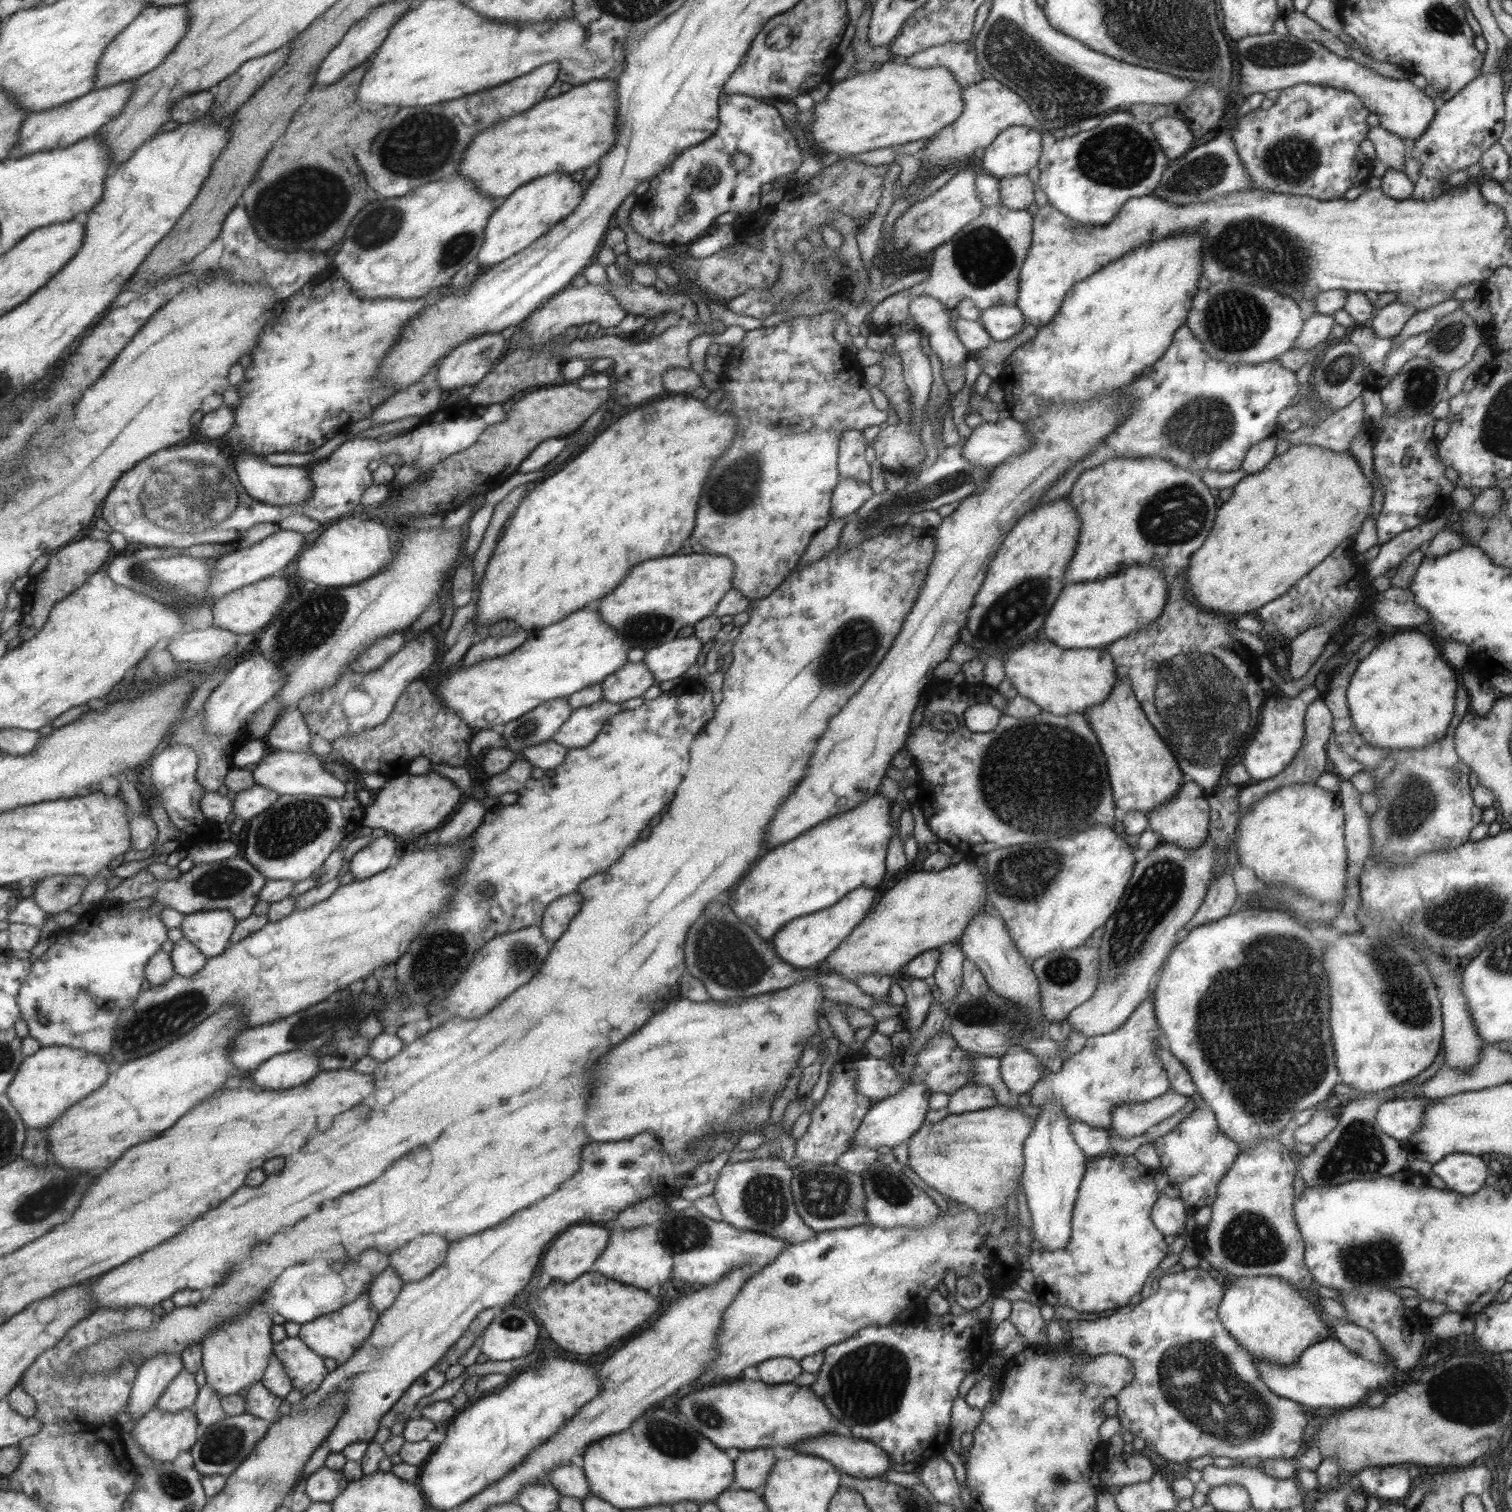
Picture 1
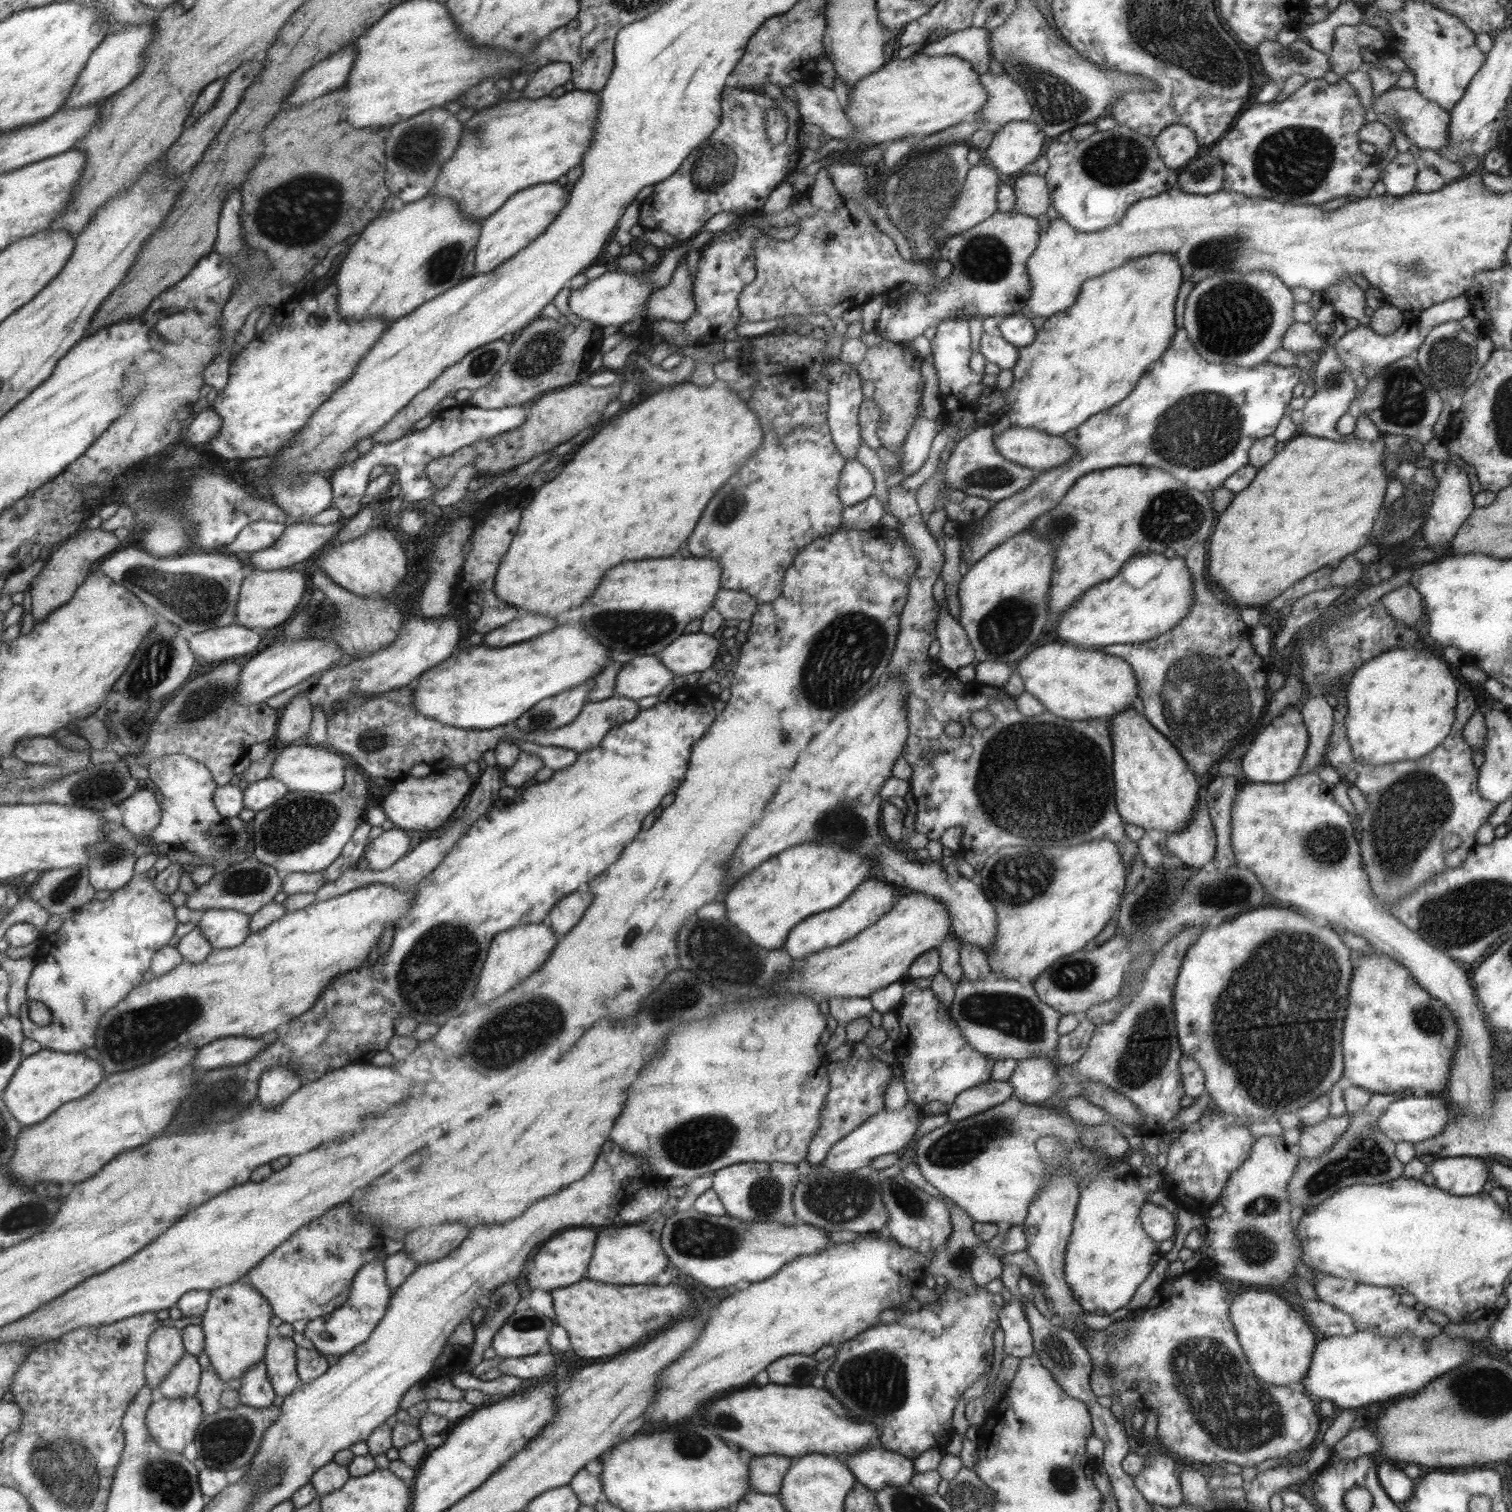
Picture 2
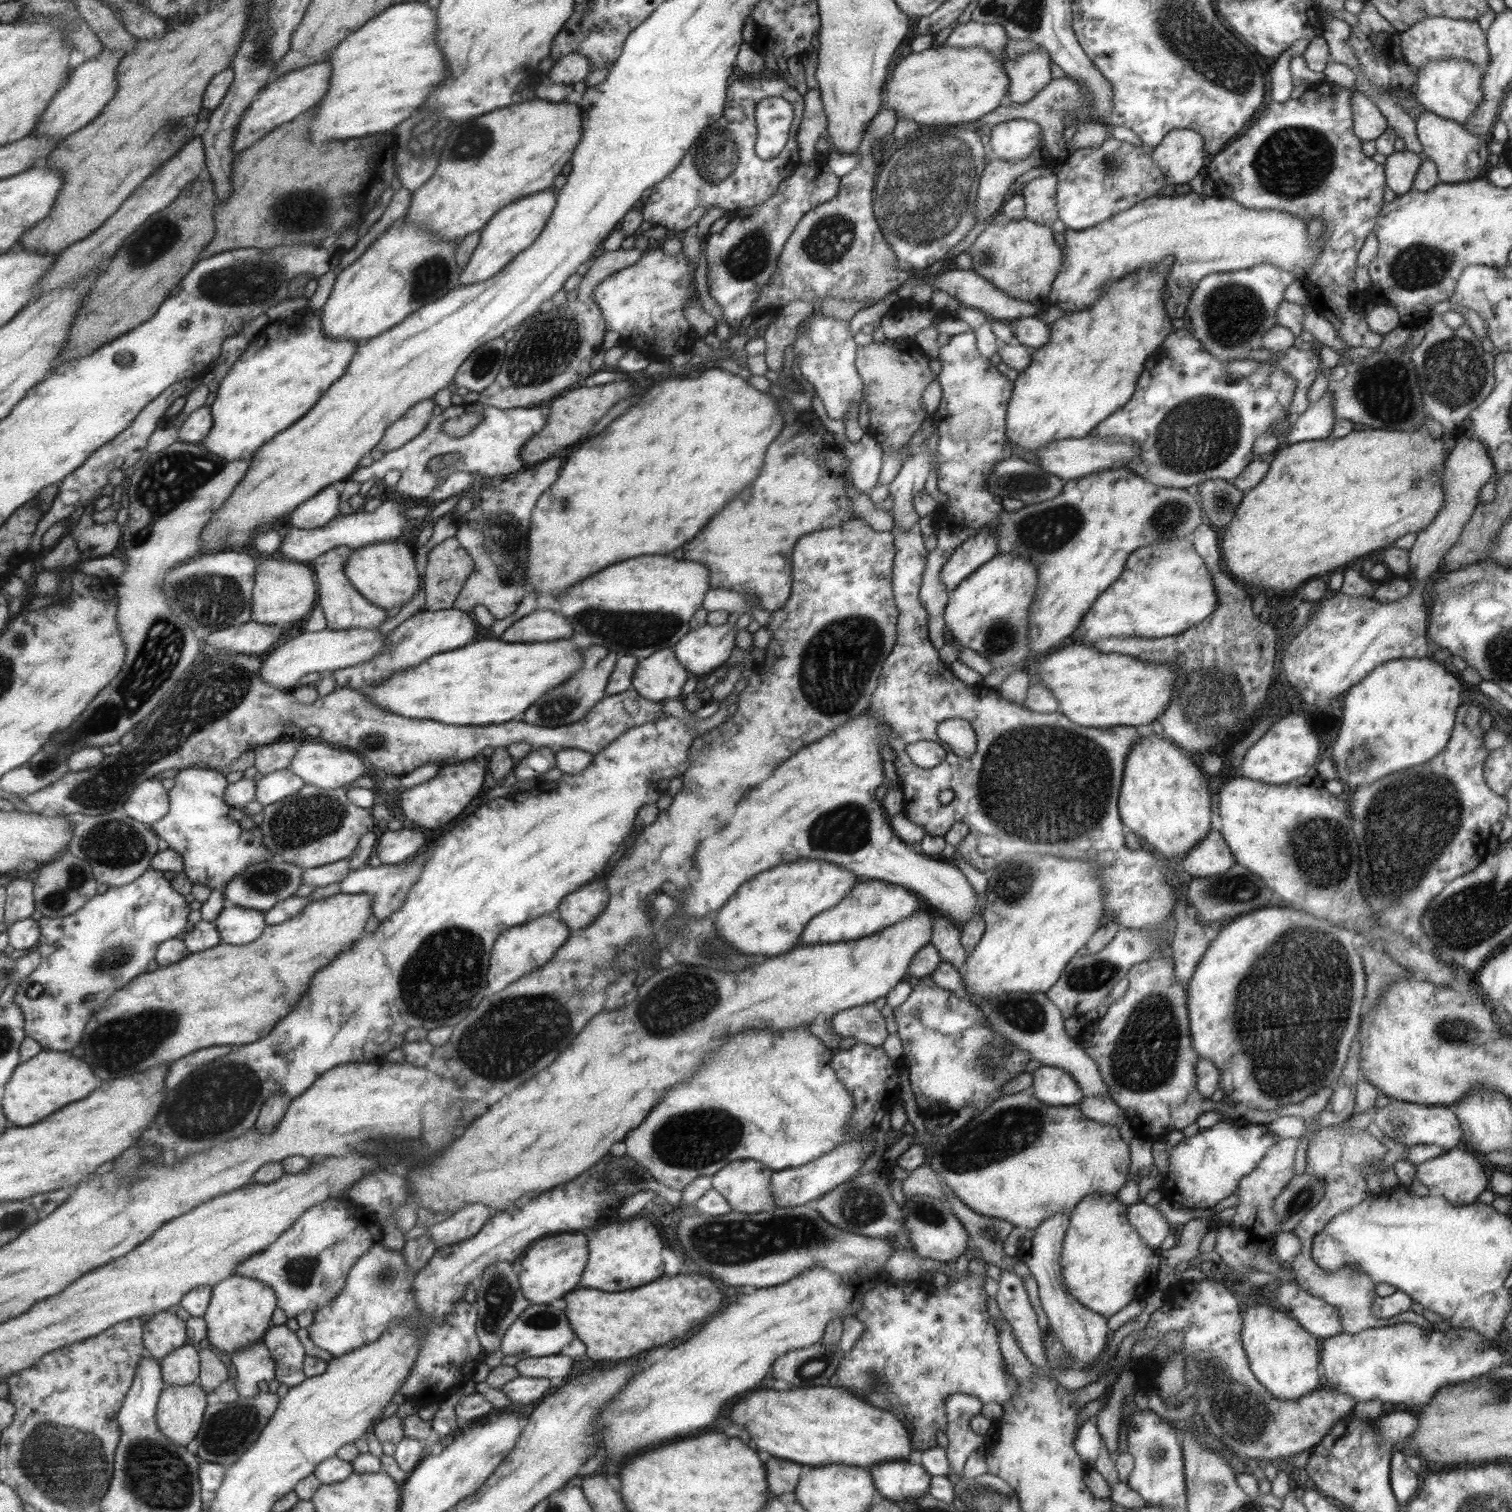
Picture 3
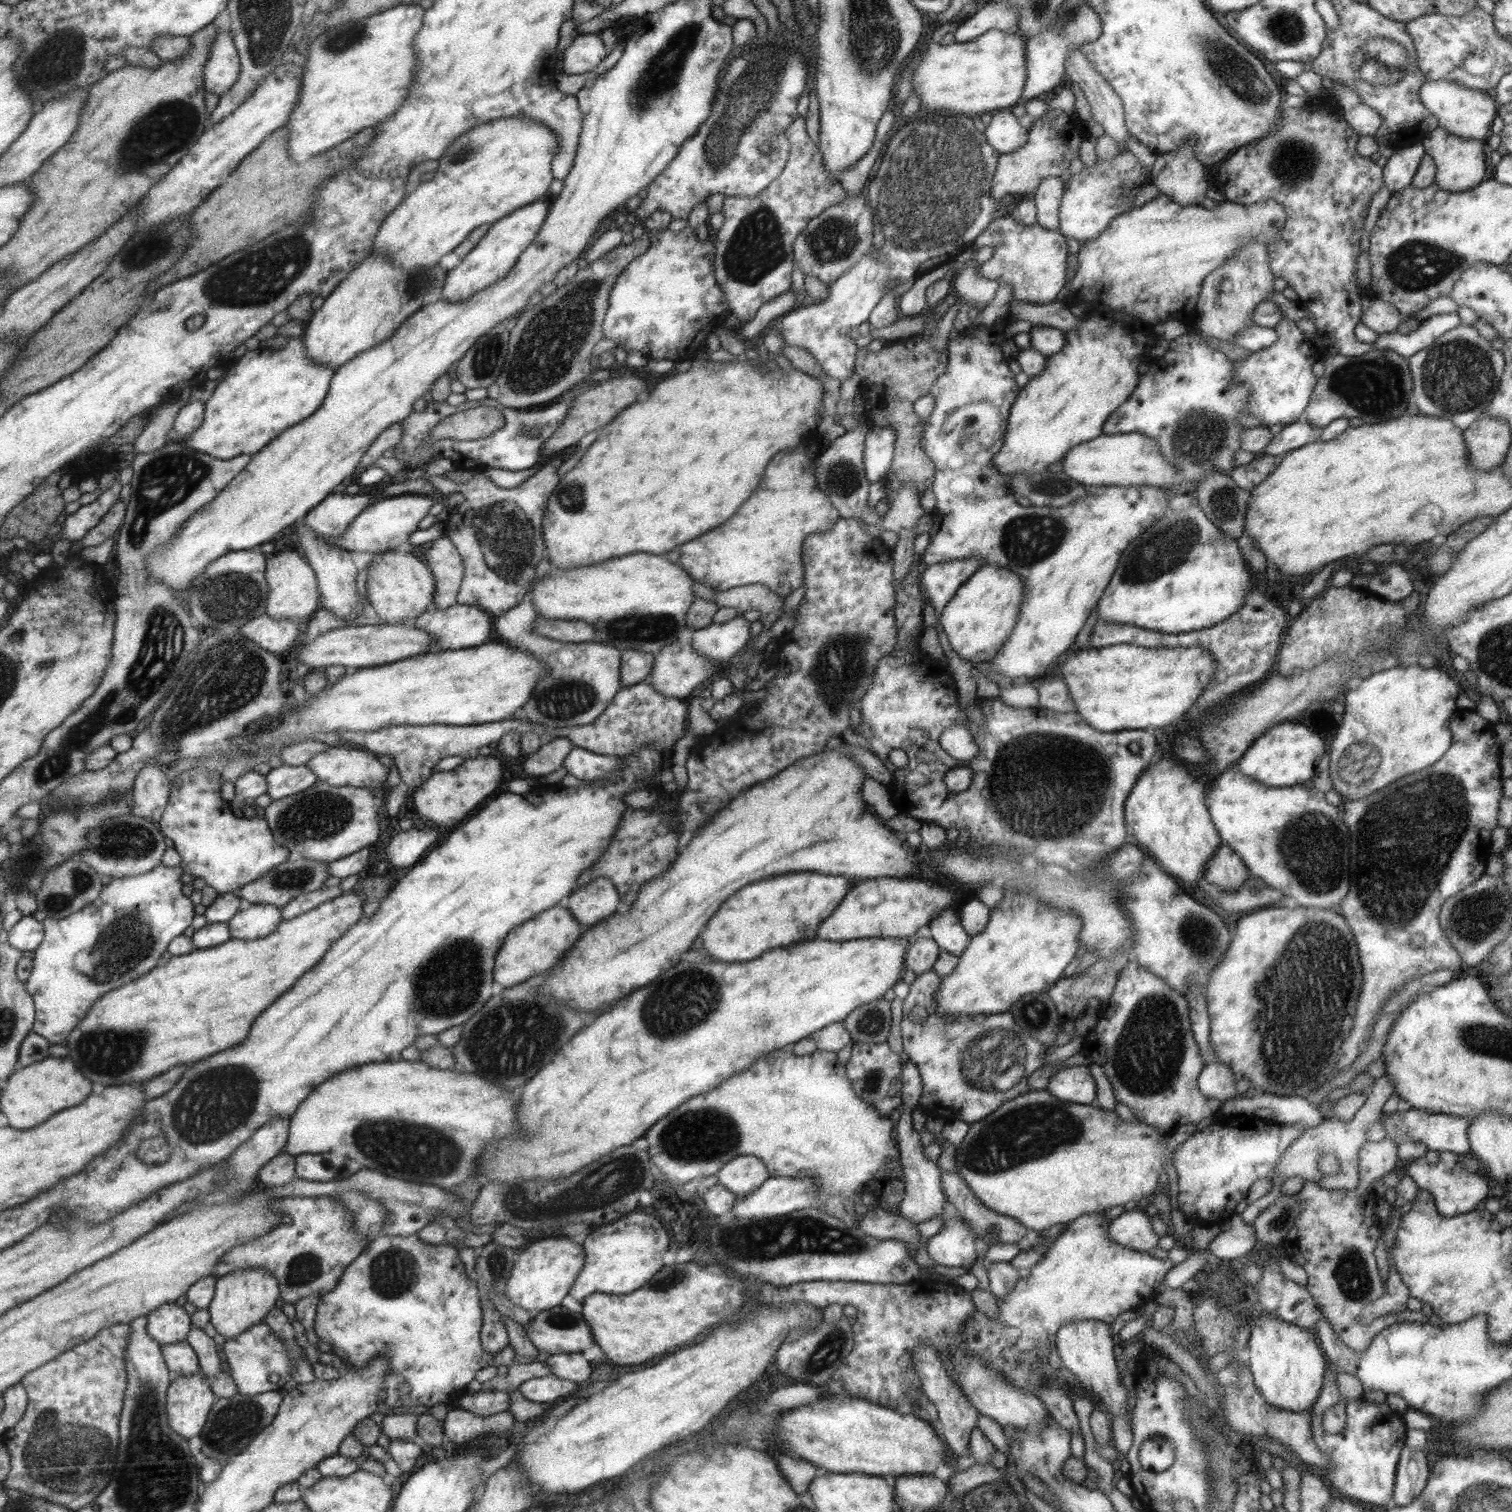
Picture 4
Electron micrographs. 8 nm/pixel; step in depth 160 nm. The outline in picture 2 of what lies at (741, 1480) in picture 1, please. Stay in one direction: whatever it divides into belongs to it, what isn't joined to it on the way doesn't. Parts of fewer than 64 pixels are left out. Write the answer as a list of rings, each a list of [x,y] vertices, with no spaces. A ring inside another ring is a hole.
[[[779,1454],[755,1455],[749,1460],[748,1485],[757,1493],[777,1495],[791,1460]]]

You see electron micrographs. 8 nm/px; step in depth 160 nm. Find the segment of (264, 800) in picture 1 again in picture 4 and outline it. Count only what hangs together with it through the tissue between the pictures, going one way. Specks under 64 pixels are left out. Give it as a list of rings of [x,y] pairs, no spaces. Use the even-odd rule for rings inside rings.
[[[279,766],[273,768],[264,775],[266,780],[265,794],[270,796],[271,800],[301,792],[315,784],[316,776],[302,766]]]

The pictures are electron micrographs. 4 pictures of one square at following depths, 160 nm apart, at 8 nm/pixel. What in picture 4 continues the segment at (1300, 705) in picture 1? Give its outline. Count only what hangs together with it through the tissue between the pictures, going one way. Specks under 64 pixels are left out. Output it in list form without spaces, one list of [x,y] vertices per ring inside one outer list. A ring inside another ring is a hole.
[[[1291,722],[1279,723],[1279,726],[1269,728],[1263,736],[1253,742],[1245,754],[1239,758],[1235,766],[1241,774],[1254,778],[1260,784],[1270,787],[1289,787],[1303,781],[1311,780],[1317,772],[1317,764],[1325,752],[1323,740],[1317,732]]]

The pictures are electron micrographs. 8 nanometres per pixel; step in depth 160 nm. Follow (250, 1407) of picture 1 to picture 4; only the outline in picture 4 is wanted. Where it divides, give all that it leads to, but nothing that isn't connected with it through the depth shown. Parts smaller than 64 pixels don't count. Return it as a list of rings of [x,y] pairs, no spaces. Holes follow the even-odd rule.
[[[263,1321],[229,1340],[224,1340],[222,1345],[237,1393],[251,1396],[281,1390],[283,1384],[290,1380],[288,1366],[292,1358],[280,1338],[277,1338]]]

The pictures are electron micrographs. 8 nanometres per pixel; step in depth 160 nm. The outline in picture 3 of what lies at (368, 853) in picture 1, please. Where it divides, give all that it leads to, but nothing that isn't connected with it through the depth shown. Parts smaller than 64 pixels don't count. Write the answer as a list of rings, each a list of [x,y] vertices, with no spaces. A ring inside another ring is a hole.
[[[387,830],[378,834],[376,856],[380,864],[394,865],[407,861],[425,846],[425,836],[413,830]]]

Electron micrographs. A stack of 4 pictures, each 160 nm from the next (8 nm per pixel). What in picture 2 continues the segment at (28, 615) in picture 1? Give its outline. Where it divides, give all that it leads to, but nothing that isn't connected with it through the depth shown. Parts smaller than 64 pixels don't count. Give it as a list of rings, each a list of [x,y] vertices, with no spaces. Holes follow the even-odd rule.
[[[83,526],[75,536],[58,546],[51,559],[45,562],[43,569],[29,585],[34,623],[45,621],[54,611],[72,600],[76,596],[77,589],[98,568],[99,563],[123,547],[121,541],[113,532],[101,527],[91,529]]]

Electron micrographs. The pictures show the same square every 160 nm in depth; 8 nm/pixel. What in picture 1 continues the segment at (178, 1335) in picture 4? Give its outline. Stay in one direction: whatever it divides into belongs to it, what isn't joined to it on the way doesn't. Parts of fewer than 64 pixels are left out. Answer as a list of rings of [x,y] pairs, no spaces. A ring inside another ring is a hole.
[[[162,1352],[141,1361],[132,1382],[128,1413],[136,1422],[156,1406],[157,1399],[182,1369],[179,1354]]]

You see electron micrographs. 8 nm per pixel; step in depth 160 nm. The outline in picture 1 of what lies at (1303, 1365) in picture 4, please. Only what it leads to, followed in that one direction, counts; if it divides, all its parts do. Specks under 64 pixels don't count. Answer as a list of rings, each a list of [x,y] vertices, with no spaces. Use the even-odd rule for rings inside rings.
[[[1265,1275],[1236,1277],[1224,1290],[1216,1311],[1223,1328],[1239,1343],[1239,1346],[1242,1346],[1255,1359],[1278,1365],[1292,1365],[1305,1348],[1329,1338],[1328,1323],[1325,1324],[1321,1320],[1315,1305],[1300,1296],[1297,1289],[1281,1277]]]

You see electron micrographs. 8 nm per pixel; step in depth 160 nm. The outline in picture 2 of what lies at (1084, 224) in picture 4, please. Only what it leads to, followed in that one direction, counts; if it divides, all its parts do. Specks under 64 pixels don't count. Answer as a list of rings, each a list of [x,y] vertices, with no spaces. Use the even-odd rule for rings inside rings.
[[[1117,122],[1110,129],[1093,132],[1085,140],[1050,140],[1045,145],[1043,154],[1048,160],[1044,177],[1050,204],[1056,210],[1057,216],[1079,232],[1095,232],[1119,222],[1129,205],[1173,187],[1176,181],[1176,171],[1160,159],[1154,140]]]

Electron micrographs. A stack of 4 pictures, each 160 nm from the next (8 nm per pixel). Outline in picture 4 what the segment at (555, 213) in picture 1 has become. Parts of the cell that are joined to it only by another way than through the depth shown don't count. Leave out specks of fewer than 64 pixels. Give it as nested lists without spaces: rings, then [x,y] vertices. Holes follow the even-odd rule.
[[[537,199],[528,205],[517,207],[489,225],[485,235],[445,276],[442,286],[442,298],[446,301],[464,301],[486,286],[505,277],[509,269],[515,264],[516,258],[529,246],[537,231],[541,228],[549,204],[545,200]]]

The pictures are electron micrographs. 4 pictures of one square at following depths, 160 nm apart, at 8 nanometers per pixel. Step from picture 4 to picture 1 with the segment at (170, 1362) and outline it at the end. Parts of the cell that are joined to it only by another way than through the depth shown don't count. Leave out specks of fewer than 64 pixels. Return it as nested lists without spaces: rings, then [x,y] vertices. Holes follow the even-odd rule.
[[[182,1368],[157,1399],[156,1408],[171,1414],[192,1408],[197,1391],[194,1375]]]

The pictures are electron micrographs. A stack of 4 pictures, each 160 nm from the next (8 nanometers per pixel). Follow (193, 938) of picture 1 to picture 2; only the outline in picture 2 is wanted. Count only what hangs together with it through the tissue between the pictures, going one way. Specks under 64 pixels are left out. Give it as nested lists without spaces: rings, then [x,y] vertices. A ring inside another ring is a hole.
[[[205,909],[196,914],[195,921],[213,949],[233,948],[249,934],[248,915],[234,910]]]

